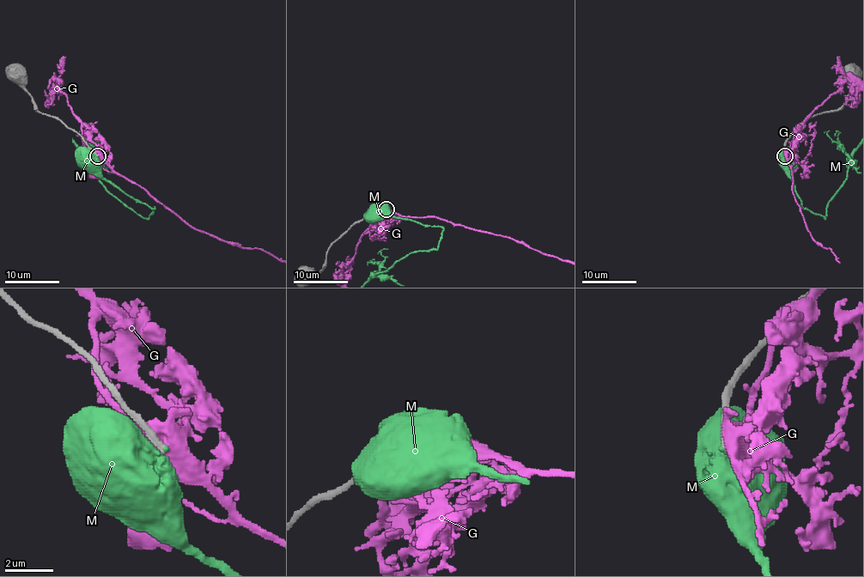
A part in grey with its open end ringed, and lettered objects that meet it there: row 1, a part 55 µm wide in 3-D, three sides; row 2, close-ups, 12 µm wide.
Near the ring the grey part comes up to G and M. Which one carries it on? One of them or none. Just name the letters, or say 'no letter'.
no letter

